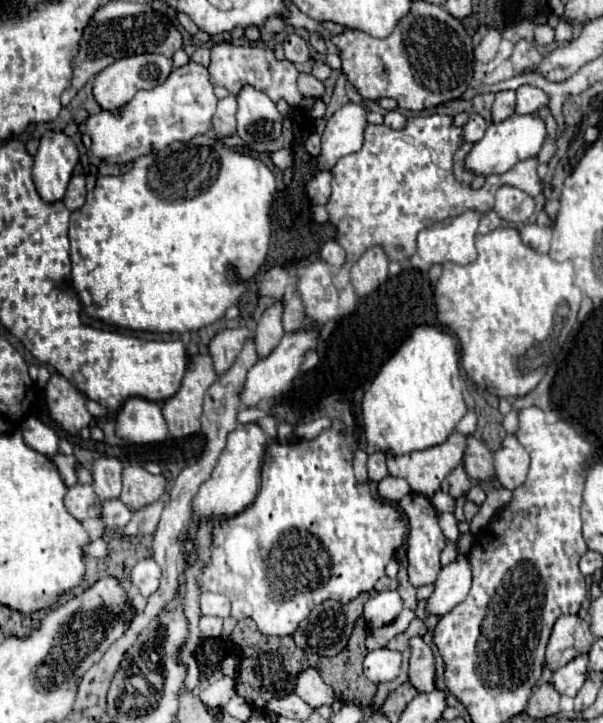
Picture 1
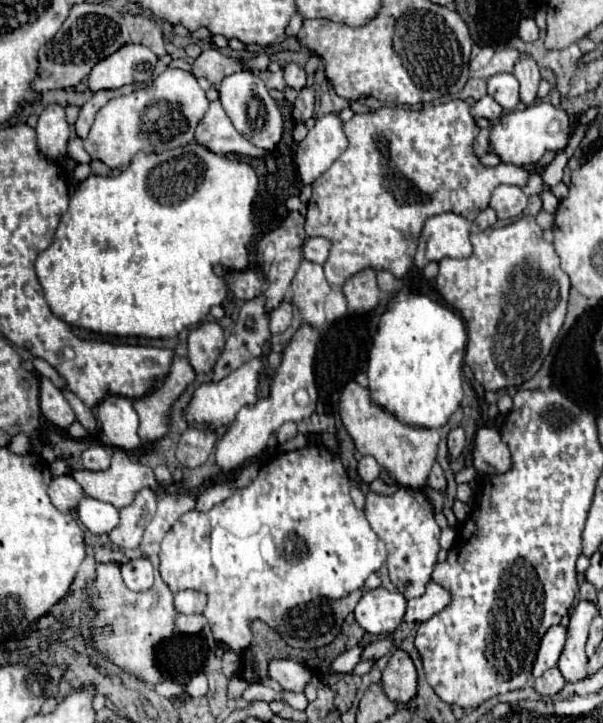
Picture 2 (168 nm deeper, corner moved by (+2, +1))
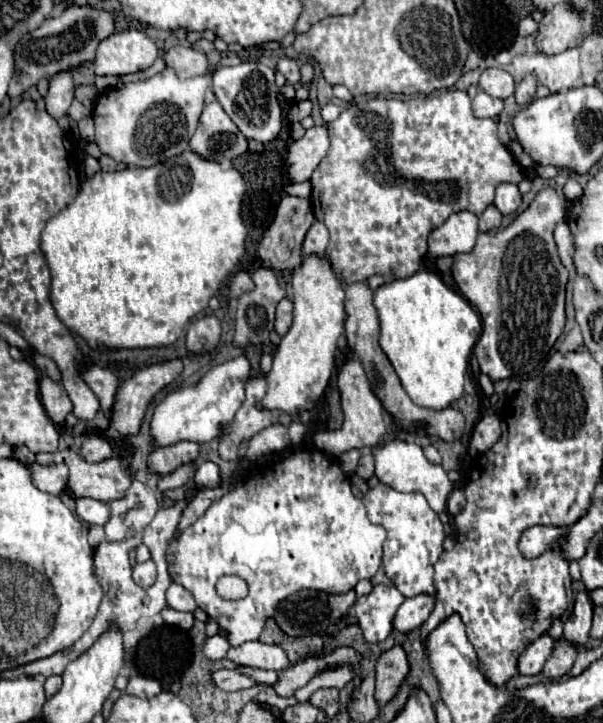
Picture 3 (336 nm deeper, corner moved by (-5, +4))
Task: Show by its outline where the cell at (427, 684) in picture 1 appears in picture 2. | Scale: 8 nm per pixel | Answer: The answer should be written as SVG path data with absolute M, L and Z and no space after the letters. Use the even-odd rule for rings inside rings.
M396 649L388 667L382 673L384 693L396 703L410 703L418 693L418 675L410 655Z

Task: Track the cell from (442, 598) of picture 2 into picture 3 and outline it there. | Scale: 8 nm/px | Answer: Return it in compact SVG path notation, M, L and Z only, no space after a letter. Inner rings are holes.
M425 594L407 598L395 612L393 630L397 630L397 632L411 632L415 628L421 628L421 624L431 614L433 606L435 606L435 600L431 596L425 596Z

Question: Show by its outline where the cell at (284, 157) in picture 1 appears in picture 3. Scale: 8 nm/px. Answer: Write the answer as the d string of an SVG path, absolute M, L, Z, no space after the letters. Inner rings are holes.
M211 102L203 108L197 132L189 146L205 160L223 162L247 152L247 138L239 132L239 128L235 128L223 108L219 108L217 102Z

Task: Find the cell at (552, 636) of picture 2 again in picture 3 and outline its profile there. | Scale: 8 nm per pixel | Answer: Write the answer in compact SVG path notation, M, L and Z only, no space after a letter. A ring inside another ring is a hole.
M543 634L535 642L531 642L519 656L519 664L517 664L519 674L525 674L525 676L539 674L543 664L547 662L547 656L551 656L553 644L555 644L555 640L549 634Z

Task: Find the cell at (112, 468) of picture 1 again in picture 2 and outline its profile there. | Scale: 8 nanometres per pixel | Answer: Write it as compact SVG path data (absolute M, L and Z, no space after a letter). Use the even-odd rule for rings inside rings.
M92 445L82 453L84 469L90 471L106 471L110 467L110 453L104 445Z

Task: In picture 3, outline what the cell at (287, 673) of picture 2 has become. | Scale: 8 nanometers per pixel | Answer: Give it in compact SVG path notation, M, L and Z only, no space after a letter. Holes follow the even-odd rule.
M245 642L237 648L229 648L225 658L235 664L255 666L255 668L275 670L275 672L281 672L291 666L287 654L279 646L263 644L263 642Z

